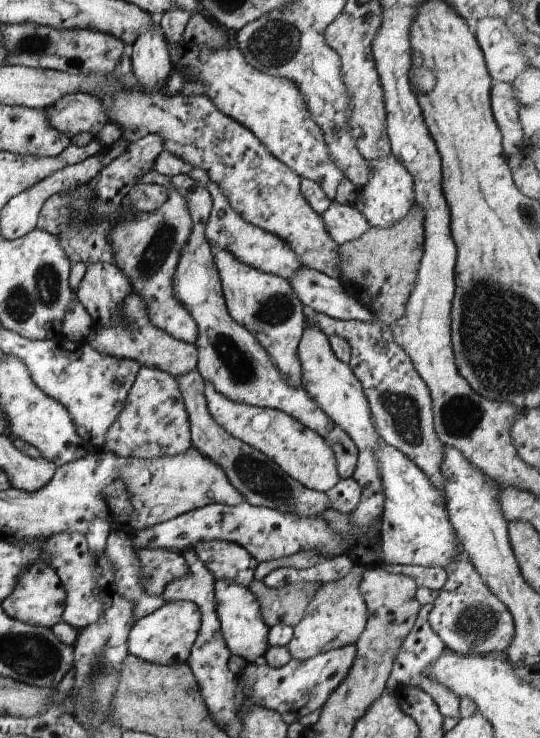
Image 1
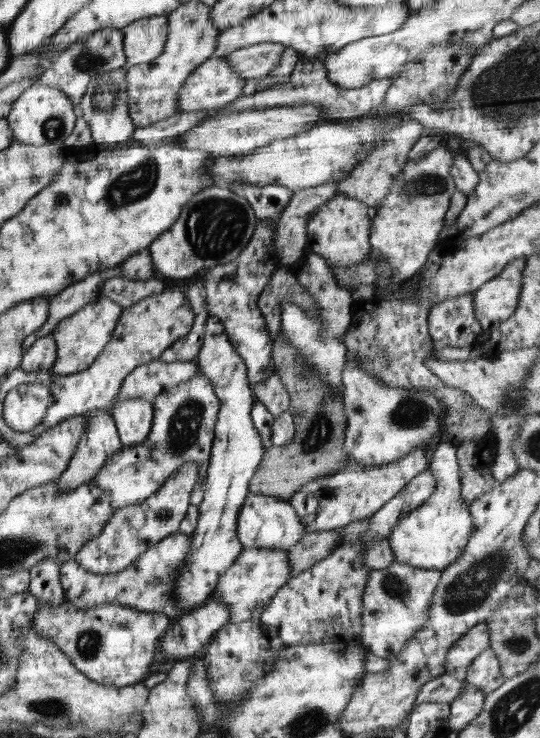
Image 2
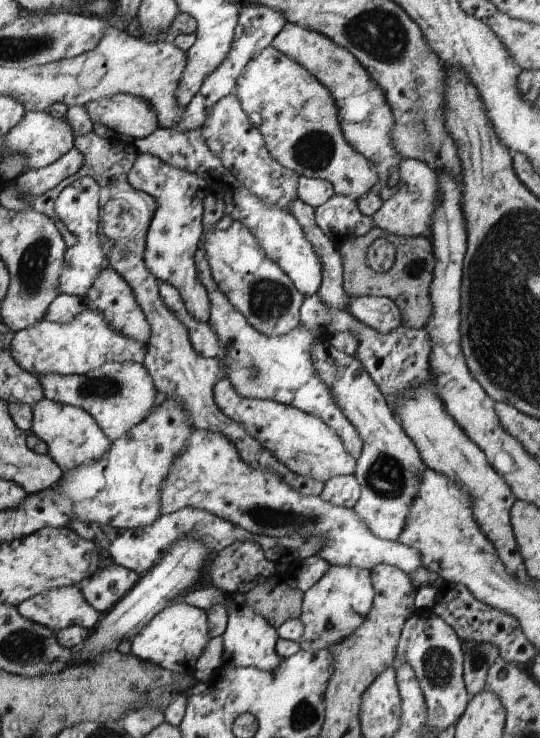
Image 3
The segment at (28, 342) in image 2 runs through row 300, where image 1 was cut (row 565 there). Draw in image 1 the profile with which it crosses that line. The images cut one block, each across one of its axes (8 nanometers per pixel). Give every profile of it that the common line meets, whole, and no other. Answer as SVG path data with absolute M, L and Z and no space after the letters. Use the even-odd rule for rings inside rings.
M61 532L52 534L50 538L36 539L36 546L42 550L44 561L58 574L58 578L66 590L66 608L62 616L63 621L76 630L94 624L98 618L102 618L104 604L99 598L101 591L94 582L94 572L96 572L96 560L89 552L87 536L82 532Z

